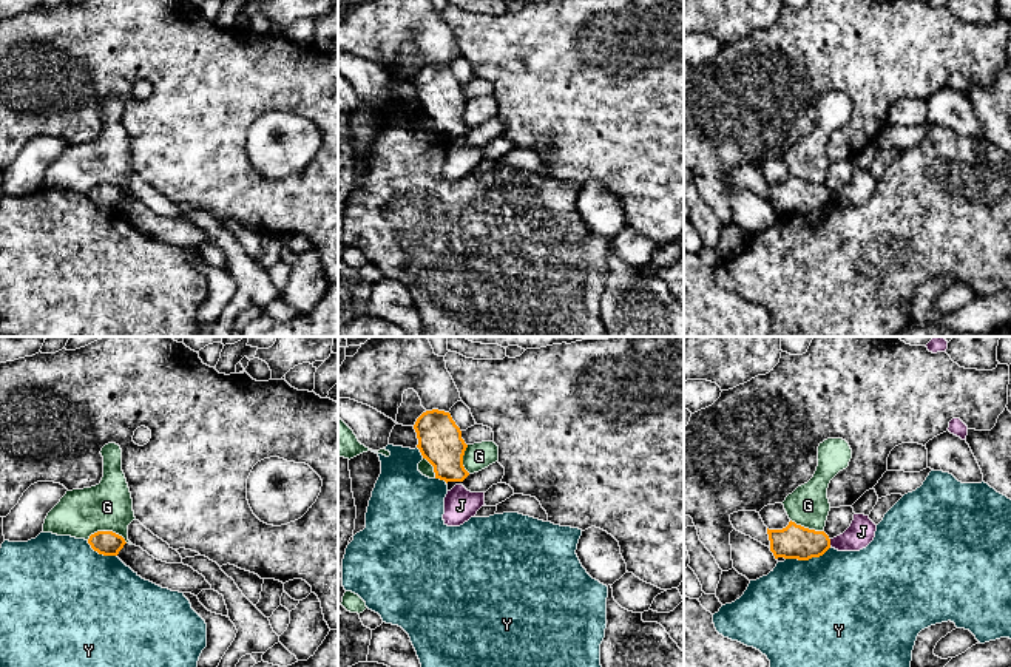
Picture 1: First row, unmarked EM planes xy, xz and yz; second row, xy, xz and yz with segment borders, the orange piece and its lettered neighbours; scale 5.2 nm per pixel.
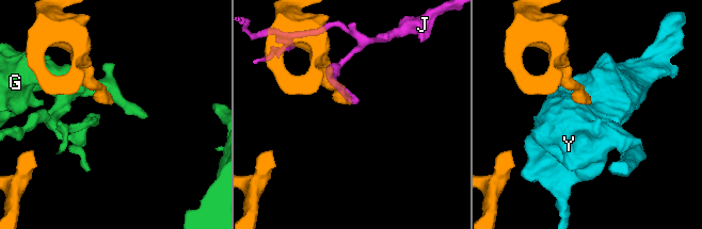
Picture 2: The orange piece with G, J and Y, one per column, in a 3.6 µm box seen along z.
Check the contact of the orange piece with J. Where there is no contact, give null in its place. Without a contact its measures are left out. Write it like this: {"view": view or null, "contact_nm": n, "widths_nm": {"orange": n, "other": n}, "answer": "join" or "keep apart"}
{"view": "yz", "contact_nm": 40, "widths_nm": {"orange": 180, "other": 140}, "answer": "keep apart"}

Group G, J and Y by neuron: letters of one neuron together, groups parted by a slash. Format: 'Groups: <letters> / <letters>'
Groups: G / J / Y

